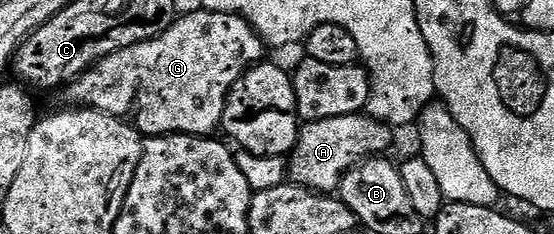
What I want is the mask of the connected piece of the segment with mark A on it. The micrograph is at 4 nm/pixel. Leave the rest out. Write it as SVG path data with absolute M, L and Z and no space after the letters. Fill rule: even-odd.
M368 113L347 117L331 117L323 121L305 123L297 132L297 143L287 156L288 178L308 191L333 193L341 186L341 178L367 159L381 157L393 143L394 133L387 123L374 119Z

